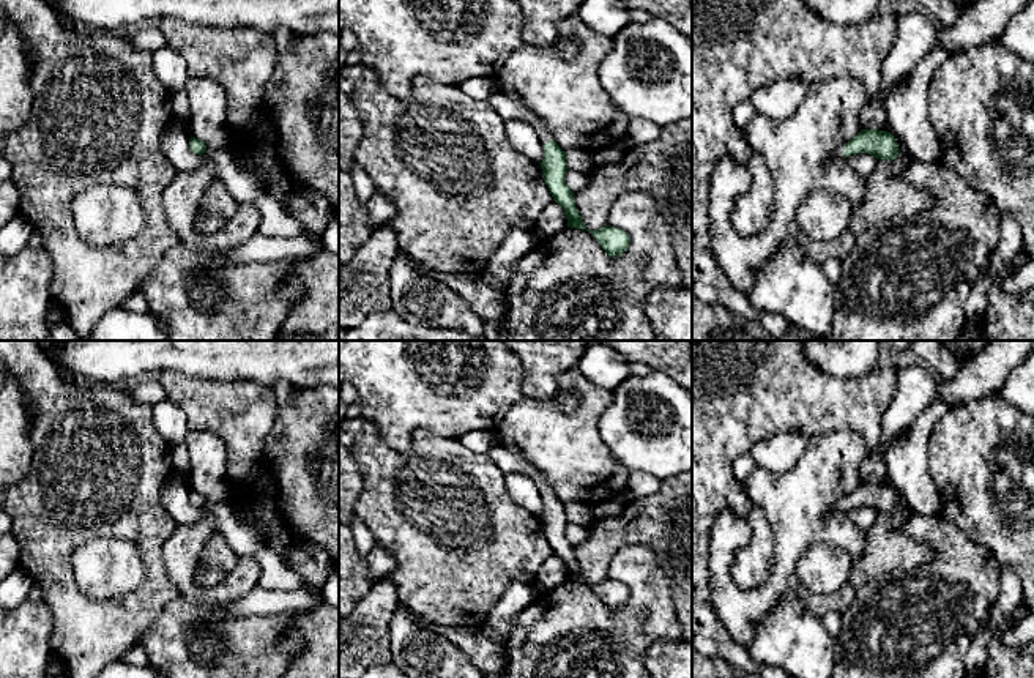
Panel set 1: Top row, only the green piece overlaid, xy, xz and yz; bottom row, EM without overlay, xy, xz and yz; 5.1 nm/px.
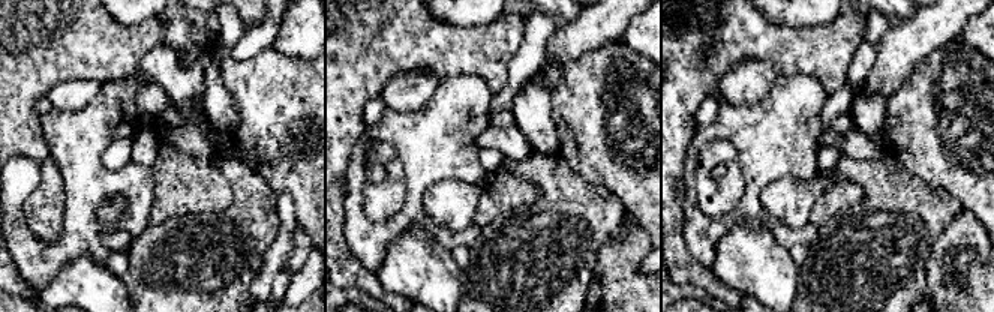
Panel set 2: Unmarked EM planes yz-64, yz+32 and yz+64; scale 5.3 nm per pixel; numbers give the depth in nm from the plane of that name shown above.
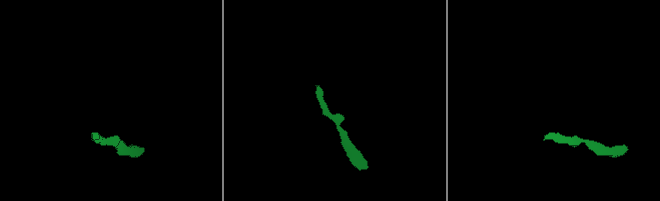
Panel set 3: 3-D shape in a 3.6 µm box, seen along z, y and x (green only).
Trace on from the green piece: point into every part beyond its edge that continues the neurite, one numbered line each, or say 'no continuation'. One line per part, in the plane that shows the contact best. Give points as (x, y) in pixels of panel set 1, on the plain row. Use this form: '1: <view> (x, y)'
1: xz (508, 461)

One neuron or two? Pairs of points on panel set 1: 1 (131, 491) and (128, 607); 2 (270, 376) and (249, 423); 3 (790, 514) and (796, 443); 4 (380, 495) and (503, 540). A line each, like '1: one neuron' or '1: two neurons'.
1: one neuron
2: two neurons
3: two neurons
4: one neuron

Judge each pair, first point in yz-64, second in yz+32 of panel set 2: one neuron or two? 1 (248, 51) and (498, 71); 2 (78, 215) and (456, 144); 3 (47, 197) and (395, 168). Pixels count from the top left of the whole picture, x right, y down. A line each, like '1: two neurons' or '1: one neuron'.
1: two neurons
2: one neuron
3: one neuron

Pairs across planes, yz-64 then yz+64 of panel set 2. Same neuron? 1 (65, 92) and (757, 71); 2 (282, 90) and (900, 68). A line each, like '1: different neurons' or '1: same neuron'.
1: same neuron
2: different neurons

